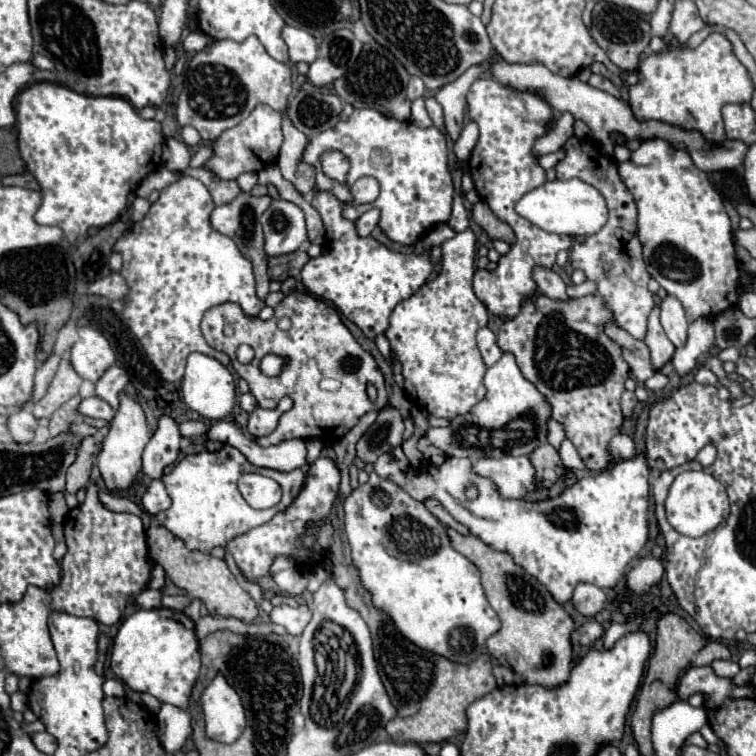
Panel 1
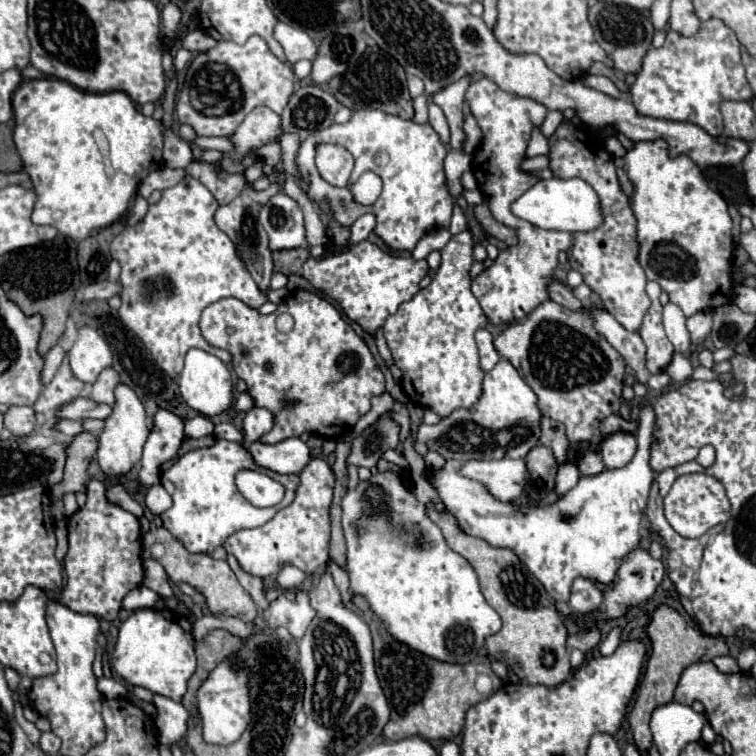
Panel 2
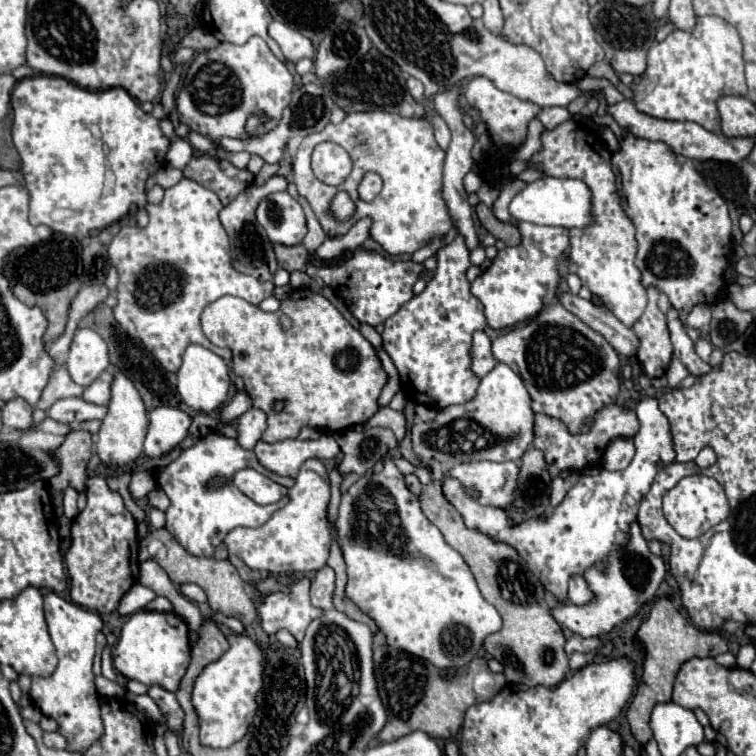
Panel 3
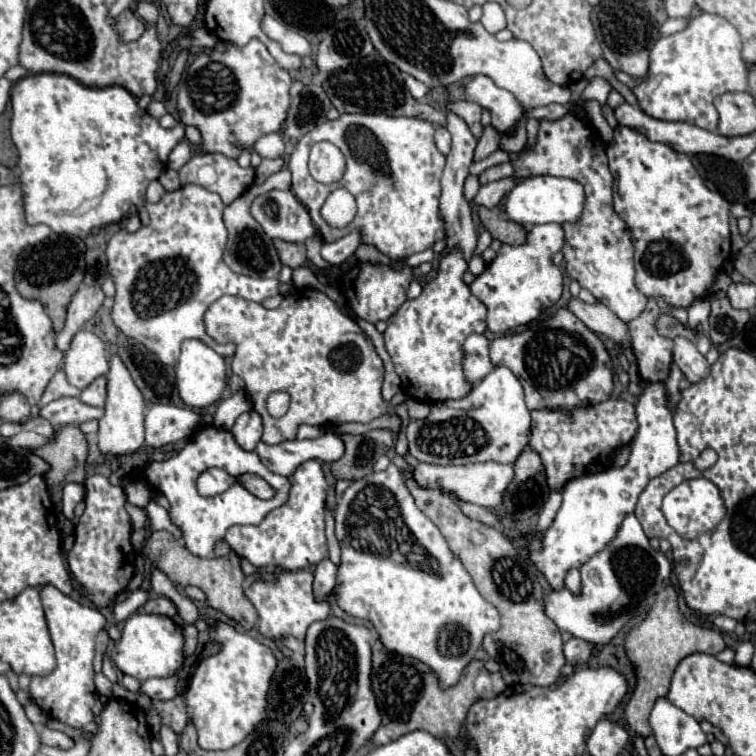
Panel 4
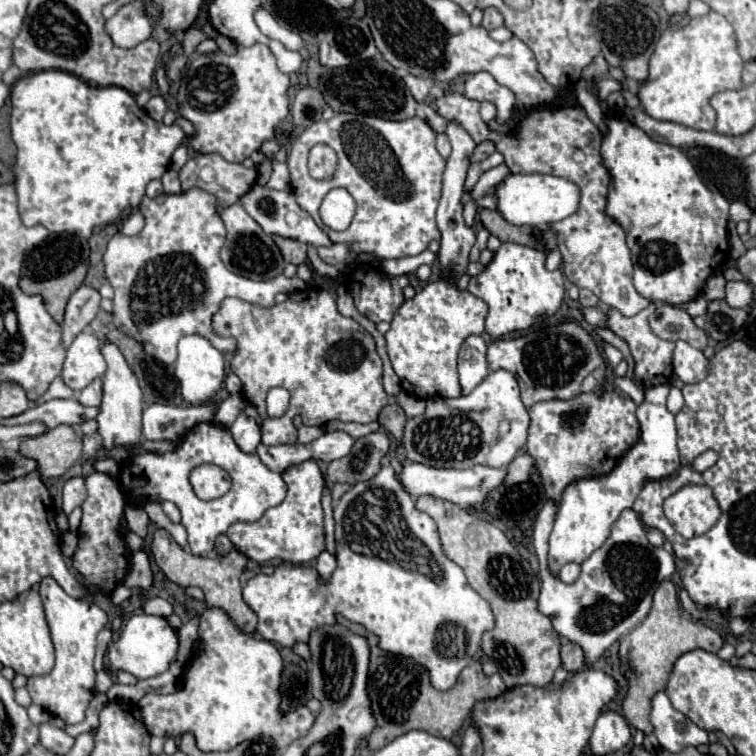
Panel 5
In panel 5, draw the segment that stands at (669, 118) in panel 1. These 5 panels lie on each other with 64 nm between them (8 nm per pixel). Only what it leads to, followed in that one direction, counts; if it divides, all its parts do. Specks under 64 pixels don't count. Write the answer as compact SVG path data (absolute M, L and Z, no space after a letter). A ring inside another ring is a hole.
M708 12L706 16L692 18L688 26L680 30L664 30L650 58L650 76L638 88L642 108L656 120L668 120L696 130L714 130L716 112L710 106L710 98L716 92L742 88L744 62L738 54L736 34L730 22Z

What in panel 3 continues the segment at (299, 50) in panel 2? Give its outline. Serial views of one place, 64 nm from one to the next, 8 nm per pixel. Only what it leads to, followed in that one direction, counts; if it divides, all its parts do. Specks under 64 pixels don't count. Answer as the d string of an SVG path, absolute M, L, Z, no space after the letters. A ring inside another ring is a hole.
M272 22L268 32L278 42L278 46L282 48L288 62L296 64L302 58L314 58L312 42L304 34L300 34L298 30L294 30L282 22Z

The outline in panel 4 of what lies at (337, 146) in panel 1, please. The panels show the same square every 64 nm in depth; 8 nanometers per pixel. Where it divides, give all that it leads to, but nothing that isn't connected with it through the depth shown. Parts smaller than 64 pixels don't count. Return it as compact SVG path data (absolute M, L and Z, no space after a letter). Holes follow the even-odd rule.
M342 114L338 120L328 120L320 126L316 126L316 130L308 132L294 148L290 162L288 162L288 168L292 172L292 192L304 206L310 208L310 216L320 226L324 242L334 242L336 238L342 238L344 234L348 234L352 230L360 230L362 242L374 244L380 252L384 252L392 260L398 260L398 258L408 258L408 256L422 252L426 248L432 248L434 242L442 240L446 234L444 220L442 220L440 210L438 210L440 176L444 170L444 164L446 164L446 156L442 152L438 152L438 148L434 144L434 124L428 120L404 118L404 116L386 116L386 114ZM322 140L336 144L346 156L346 174L336 184L318 184L308 172L310 148ZM336 188L346 188L348 192L352 192L352 196L358 202L358 212L346 228L332 228L320 216L320 208L322 208L324 200Z

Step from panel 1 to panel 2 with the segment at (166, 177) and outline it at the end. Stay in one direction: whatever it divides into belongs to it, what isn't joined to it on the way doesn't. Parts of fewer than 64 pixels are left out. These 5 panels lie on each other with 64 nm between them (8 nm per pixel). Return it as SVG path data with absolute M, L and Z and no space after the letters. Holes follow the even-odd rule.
M160 168L160 170L154 170L152 174L148 174L144 178L144 182L140 184L138 188L138 196L142 198L150 198L150 194L154 190L166 190L174 184L178 184L182 178L186 176L184 170L172 170L172 168Z

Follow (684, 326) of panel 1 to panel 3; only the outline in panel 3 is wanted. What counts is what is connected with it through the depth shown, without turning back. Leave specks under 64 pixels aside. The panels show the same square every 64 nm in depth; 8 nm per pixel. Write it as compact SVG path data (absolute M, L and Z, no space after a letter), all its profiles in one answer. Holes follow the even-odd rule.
M670 306L668 314L666 314L666 320L668 320L668 332L670 332L670 340L674 344L674 356L682 360L682 364L690 370L690 374L694 376L702 376L702 374L708 374L712 368L710 364L702 362L698 358L698 354L694 352L694 342L690 340L690 336L686 334L686 328L680 320L680 312L676 308Z

